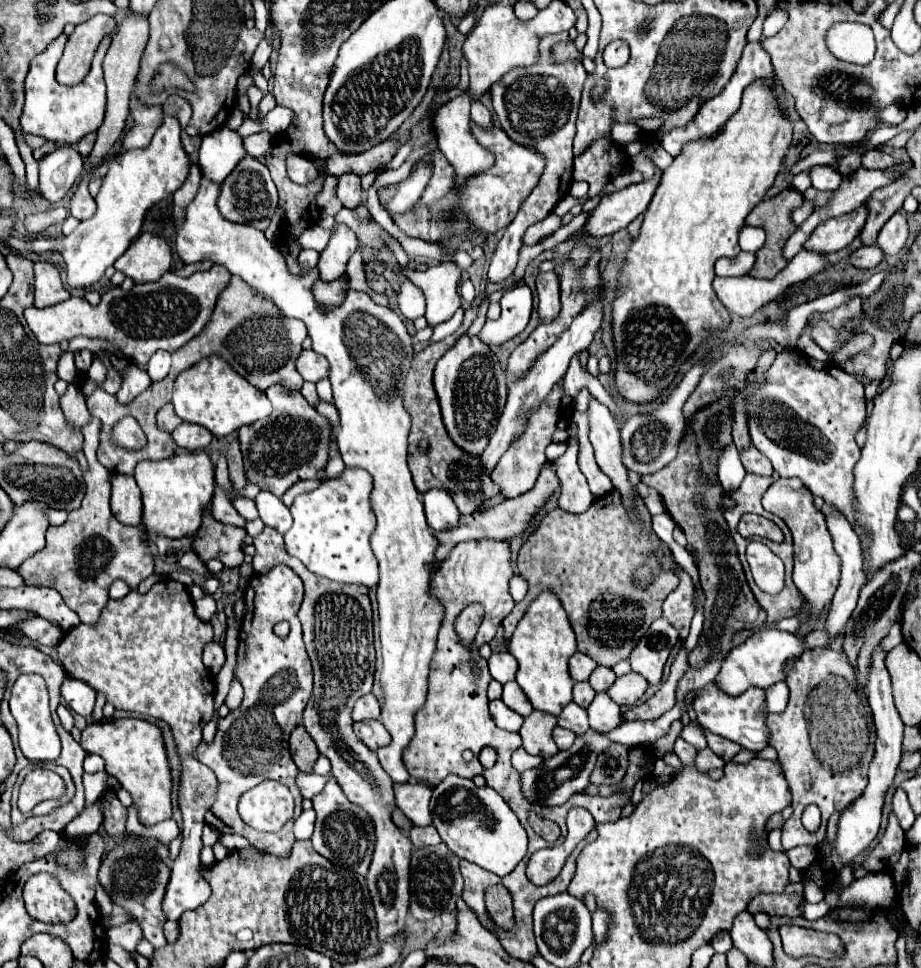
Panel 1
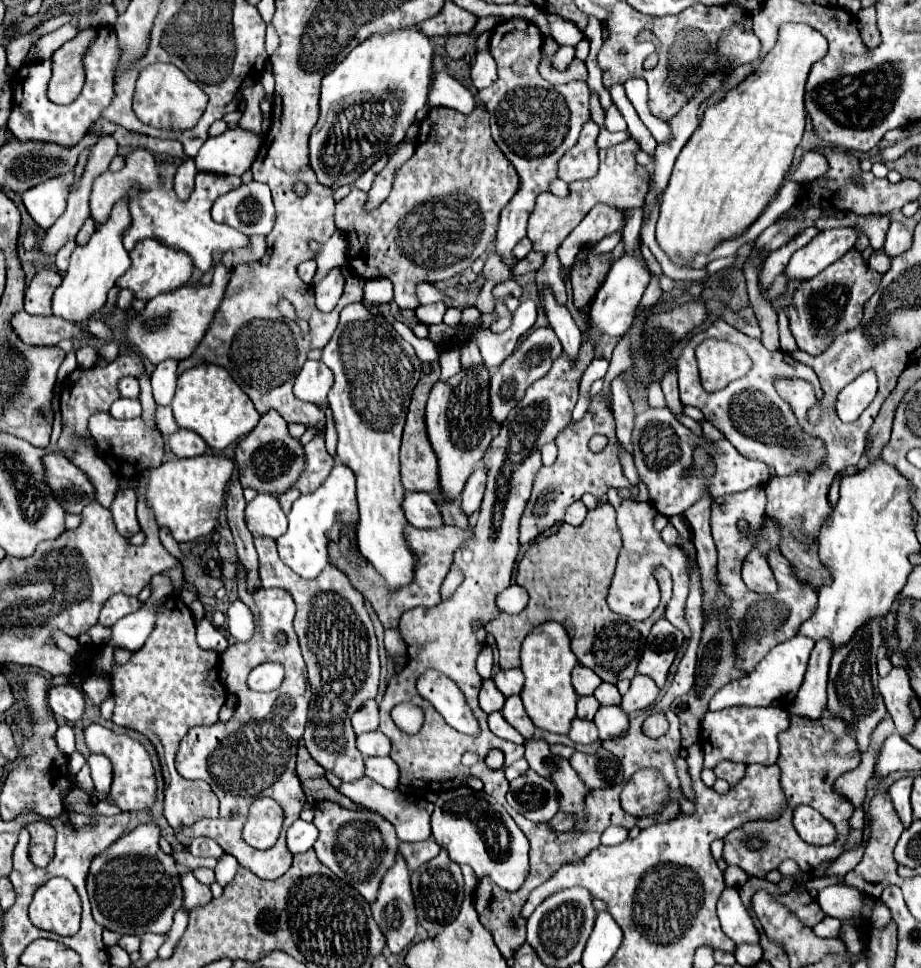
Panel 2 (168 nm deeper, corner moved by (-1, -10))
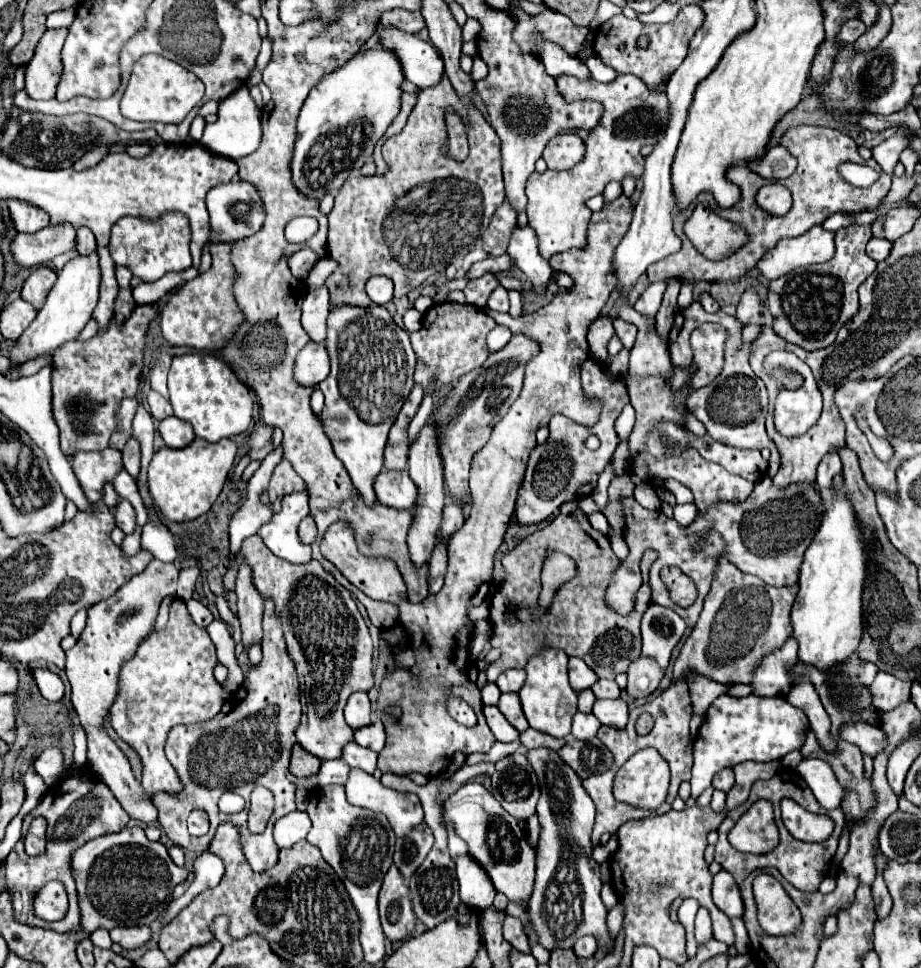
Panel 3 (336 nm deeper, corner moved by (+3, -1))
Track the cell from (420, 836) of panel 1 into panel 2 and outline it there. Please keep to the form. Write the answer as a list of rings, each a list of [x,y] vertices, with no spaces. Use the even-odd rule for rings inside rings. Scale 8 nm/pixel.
[[[426,839],[420,843],[400,843],[398,851],[404,855],[408,869],[414,871],[416,867],[420,867],[426,861],[430,861],[432,857],[436,857],[440,853],[440,845],[434,839]]]

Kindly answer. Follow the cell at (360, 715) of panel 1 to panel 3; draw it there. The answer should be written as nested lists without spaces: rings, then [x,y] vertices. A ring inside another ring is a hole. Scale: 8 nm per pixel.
[[[354,692],[346,706],[344,706],[344,716],[346,716],[346,722],[356,730],[356,728],[362,728],[362,726],[368,726],[372,722],[372,716],[370,716],[370,700],[364,692]]]

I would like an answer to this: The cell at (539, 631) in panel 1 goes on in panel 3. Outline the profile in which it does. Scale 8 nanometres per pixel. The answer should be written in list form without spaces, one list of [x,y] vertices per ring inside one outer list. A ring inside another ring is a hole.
[[[556,648],[540,650],[540,654],[528,660],[526,674],[528,674],[526,684],[520,688],[518,696],[530,728],[550,734],[554,738],[570,736],[572,716],[578,712],[578,708],[576,708],[576,692],[568,682],[568,656],[564,654],[564,650]]]

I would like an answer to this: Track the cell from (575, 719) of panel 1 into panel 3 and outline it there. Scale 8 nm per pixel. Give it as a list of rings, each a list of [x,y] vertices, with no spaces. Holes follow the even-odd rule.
[[[578,712],[574,716],[574,722],[572,722],[572,736],[578,738],[578,740],[592,740],[598,732],[602,724],[592,716],[592,714],[584,714],[584,712]]]

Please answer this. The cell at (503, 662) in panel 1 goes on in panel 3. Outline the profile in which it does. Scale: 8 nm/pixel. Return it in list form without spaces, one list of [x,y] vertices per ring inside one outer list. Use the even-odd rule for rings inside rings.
[[[506,670],[496,680],[496,686],[500,688],[500,692],[518,692],[524,686],[524,680],[526,680],[524,670]]]

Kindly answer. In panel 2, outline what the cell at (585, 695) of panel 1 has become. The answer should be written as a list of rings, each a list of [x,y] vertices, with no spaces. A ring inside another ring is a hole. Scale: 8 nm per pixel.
[[[592,695],[590,697],[580,697],[578,699],[578,717],[592,721],[596,711],[598,711],[598,707],[600,707],[600,703]]]

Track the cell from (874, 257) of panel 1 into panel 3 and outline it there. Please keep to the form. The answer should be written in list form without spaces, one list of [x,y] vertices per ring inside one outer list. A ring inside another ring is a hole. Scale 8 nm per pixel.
[[[870,238],[868,246],[866,246],[866,252],[870,258],[874,258],[876,262],[888,258],[890,254],[890,248],[892,248],[892,242],[888,242],[886,238]]]

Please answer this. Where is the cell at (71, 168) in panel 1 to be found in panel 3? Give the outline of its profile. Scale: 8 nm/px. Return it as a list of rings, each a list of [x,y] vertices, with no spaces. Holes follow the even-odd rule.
[[[8,200],[8,210],[10,210],[10,222],[16,232],[32,234],[32,232],[38,232],[50,224],[48,214],[44,214],[44,210],[24,206],[24,202]]]

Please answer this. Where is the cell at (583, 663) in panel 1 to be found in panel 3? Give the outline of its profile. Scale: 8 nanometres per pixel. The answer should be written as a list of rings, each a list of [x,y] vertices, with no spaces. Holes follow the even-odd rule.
[[[570,658],[568,674],[570,674],[570,684],[576,692],[590,688],[598,680],[596,674],[592,674],[592,670],[580,658]]]

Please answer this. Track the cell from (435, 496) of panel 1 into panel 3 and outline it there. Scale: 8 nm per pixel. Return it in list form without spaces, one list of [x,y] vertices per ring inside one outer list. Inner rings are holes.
[[[382,470],[374,478],[374,492],[380,504],[392,508],[414,508],[416,484],[406,470]]]

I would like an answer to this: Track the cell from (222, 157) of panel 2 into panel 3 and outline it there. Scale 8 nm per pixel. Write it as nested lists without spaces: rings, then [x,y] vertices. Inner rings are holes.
[[[240,86],[238,90],[234,90],[228,98],[224,98],[218,104],[218,120],[214,124],[206,126],[200,144],[204,148],[208,148],[210,152],[218,154],[218,156],[224,156],[224,158],[230,158],[230,160],[238,160],[242,156],[252,154],[258,148],[260,136],[262,136],[260,108],[254,104],[252,96],[248,94],[248,86]]]

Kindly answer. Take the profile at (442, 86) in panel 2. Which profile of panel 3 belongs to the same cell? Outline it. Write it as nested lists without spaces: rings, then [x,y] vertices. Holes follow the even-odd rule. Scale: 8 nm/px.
[[[380,22],[374,26],[374,34],[378,36],[378,46],[390,50],[398,58],[406,80],[422,90],[440,82],[444,74],[444,62],[430,42],[422,40],[416,34],[386,28]]]

